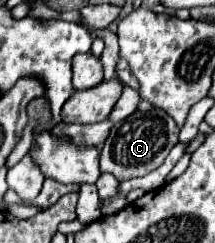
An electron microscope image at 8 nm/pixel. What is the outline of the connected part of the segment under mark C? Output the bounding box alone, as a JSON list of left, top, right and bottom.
[101,109,179,181]

